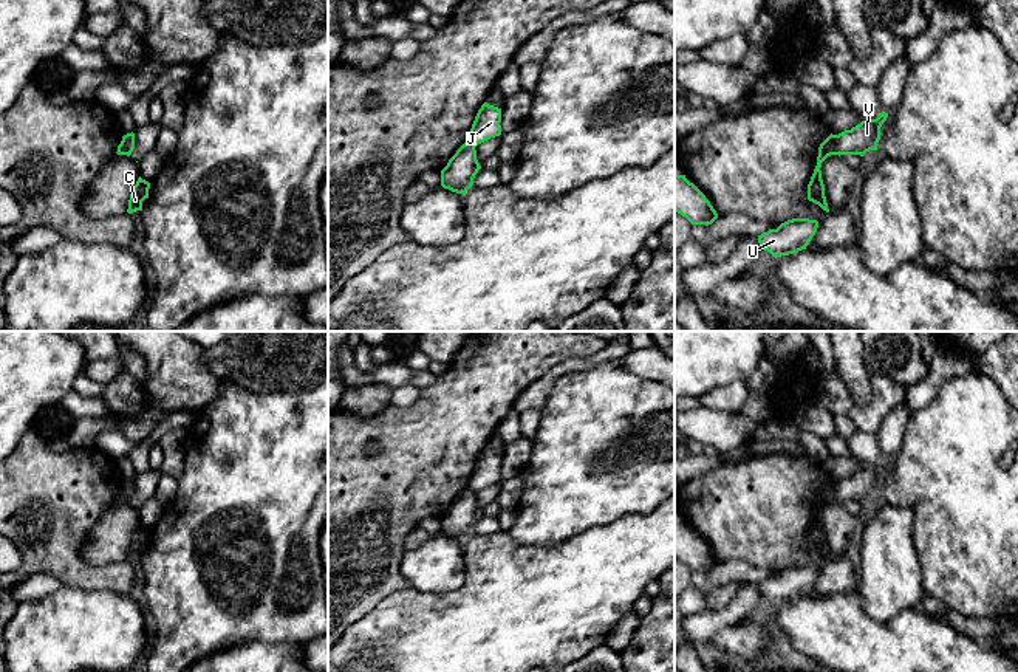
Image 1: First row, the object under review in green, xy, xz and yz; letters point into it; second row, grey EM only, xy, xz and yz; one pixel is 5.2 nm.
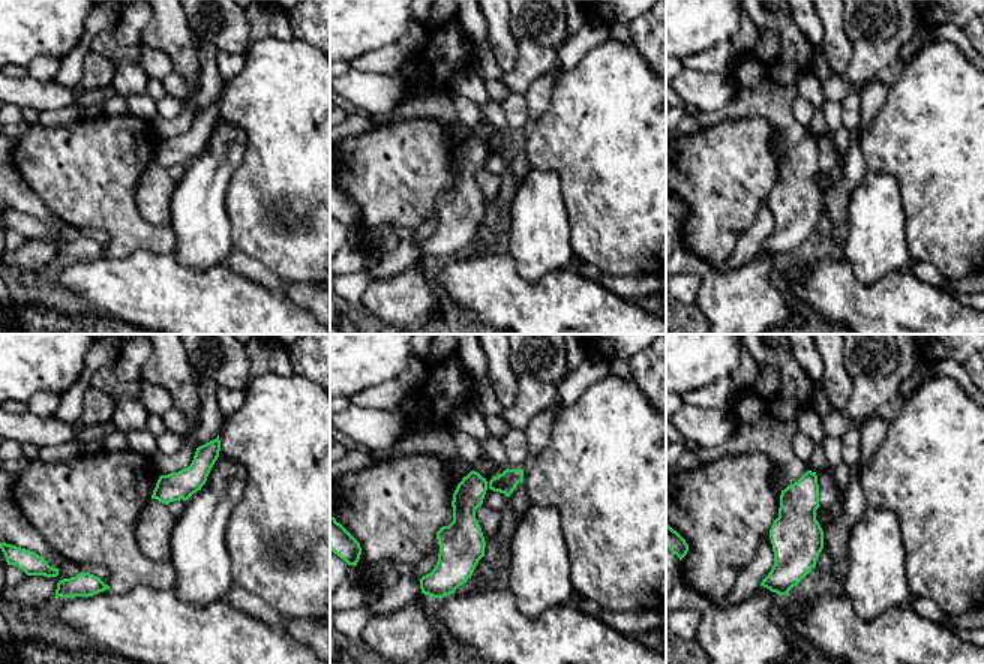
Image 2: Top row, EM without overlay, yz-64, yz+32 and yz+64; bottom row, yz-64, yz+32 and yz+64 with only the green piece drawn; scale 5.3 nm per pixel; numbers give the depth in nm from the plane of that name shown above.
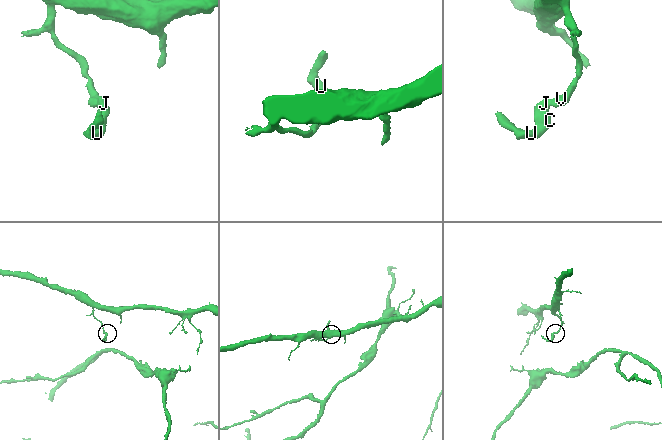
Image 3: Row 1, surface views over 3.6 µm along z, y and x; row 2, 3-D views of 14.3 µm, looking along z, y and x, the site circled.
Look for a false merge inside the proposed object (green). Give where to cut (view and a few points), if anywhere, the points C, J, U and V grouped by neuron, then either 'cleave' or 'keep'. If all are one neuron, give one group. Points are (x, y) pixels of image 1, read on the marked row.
cut yz (836, 135), (831, 154); groups C J U / V; cleave

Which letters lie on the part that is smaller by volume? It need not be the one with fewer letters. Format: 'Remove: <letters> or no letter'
Remove: C, J, U

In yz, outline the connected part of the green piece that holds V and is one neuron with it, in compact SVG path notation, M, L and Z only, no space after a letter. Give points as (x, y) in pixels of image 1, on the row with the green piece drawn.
M882 111L876 119L866 119L835 135L835 144L832 155L860 155L863 156L869 150L877 150L880 139L880 127L886 121L888 113Z

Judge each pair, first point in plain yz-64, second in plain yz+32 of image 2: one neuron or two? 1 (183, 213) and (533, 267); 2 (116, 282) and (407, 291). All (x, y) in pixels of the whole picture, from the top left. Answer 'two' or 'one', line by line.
1: one
2: two

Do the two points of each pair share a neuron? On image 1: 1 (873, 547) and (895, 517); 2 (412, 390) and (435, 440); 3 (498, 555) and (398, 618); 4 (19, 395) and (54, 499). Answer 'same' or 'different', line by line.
1: same
2: different
3: same
4: different

